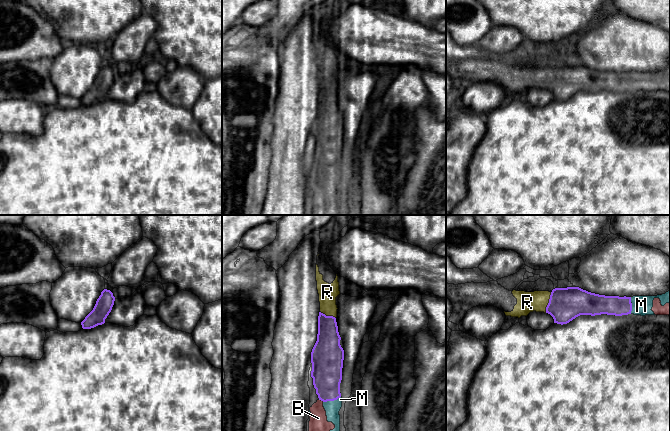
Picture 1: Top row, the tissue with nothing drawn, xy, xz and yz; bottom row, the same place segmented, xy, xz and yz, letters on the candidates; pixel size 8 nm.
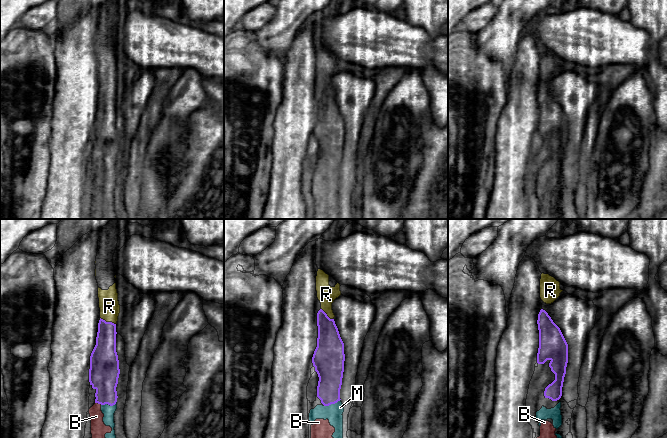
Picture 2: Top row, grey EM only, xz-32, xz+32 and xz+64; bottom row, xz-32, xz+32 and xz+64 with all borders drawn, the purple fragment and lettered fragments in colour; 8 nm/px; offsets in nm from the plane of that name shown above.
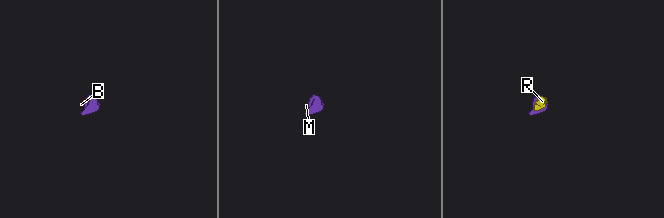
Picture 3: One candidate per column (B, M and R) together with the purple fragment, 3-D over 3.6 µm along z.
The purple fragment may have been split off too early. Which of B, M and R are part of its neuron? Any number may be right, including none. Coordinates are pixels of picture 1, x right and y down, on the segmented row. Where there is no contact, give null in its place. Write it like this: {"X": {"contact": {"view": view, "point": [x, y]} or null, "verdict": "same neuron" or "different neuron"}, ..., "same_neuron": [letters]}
{"B": {"contact": {"view": "xz", "point": [321, 400]}, "verdict": "same neuron"}, "M": {"contact": {"view": "xz", "point": [331, 400]}, "verdict": "same neuron"}, "R": {"contact": {"view": "yz", "point": [549, 302]}, "verdict": "same neuron"}, "same_neuron": ["B", "M", "R"]}

